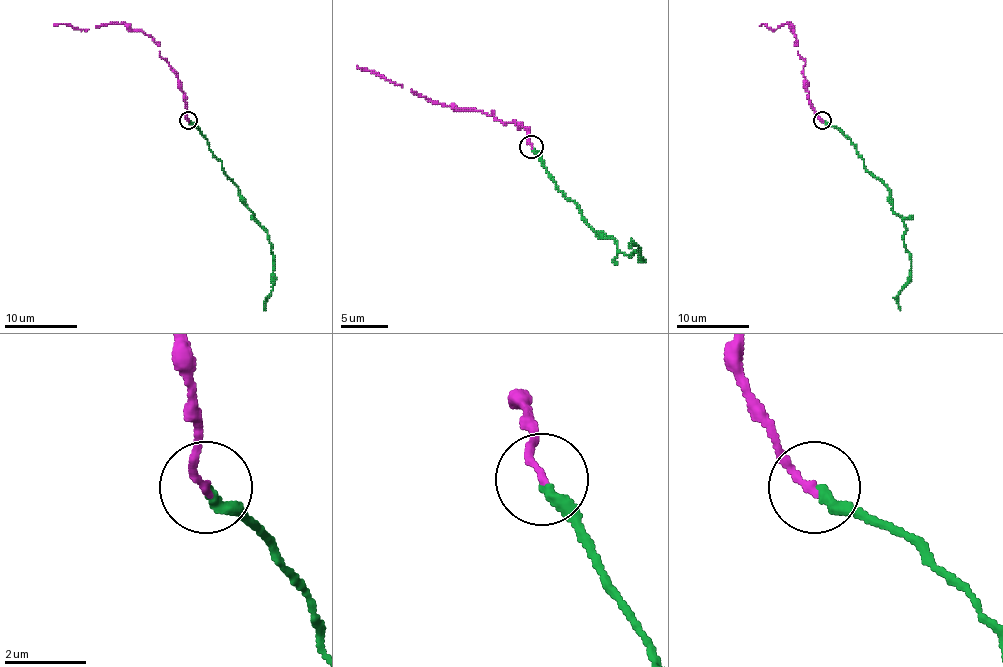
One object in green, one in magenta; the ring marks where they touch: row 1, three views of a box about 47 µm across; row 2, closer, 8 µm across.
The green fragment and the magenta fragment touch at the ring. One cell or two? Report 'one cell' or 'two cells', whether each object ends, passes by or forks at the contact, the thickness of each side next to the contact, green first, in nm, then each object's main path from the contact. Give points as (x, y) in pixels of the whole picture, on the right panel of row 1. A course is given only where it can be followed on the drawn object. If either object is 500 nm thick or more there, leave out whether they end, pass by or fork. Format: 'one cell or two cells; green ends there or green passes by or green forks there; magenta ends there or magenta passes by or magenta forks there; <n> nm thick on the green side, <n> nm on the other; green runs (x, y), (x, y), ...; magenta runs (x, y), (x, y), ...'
one cell; green ends there; magenta ends there; 260 nm thick on the green side, 180 nm on the other; green runs (821, 120), (851, 140), (863, 166), (887, 188), (893, 210), (902, 219), (911, 281), (898, 295), (900, 310); magenta runs (821, 120), (809, 99), (803, 71), (805, 62), (798, 55), (790, 24), (774, 29), (765, 24), (759, 26)

